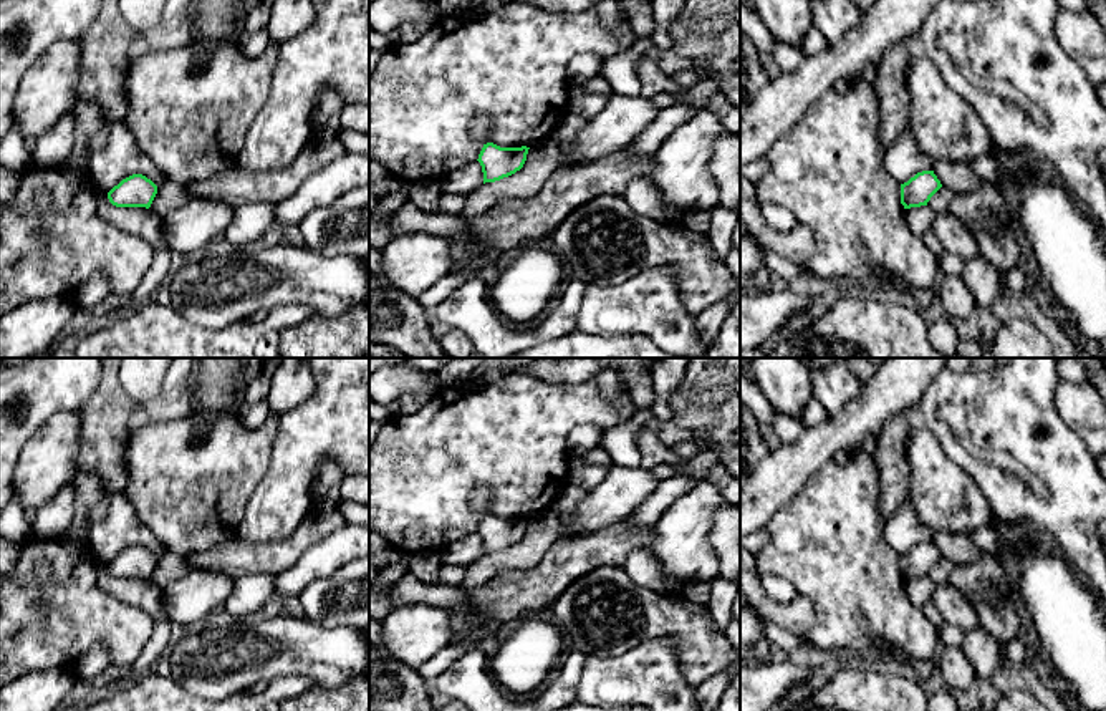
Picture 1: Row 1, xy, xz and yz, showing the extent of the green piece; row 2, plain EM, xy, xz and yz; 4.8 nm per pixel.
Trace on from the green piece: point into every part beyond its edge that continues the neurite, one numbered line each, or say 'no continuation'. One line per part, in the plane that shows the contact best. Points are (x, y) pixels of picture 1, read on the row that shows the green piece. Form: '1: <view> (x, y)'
no continuation

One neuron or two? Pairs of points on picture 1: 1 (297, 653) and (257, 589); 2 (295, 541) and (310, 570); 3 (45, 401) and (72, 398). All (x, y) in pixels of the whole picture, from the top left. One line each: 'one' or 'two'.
1: two
2: two
3: one

